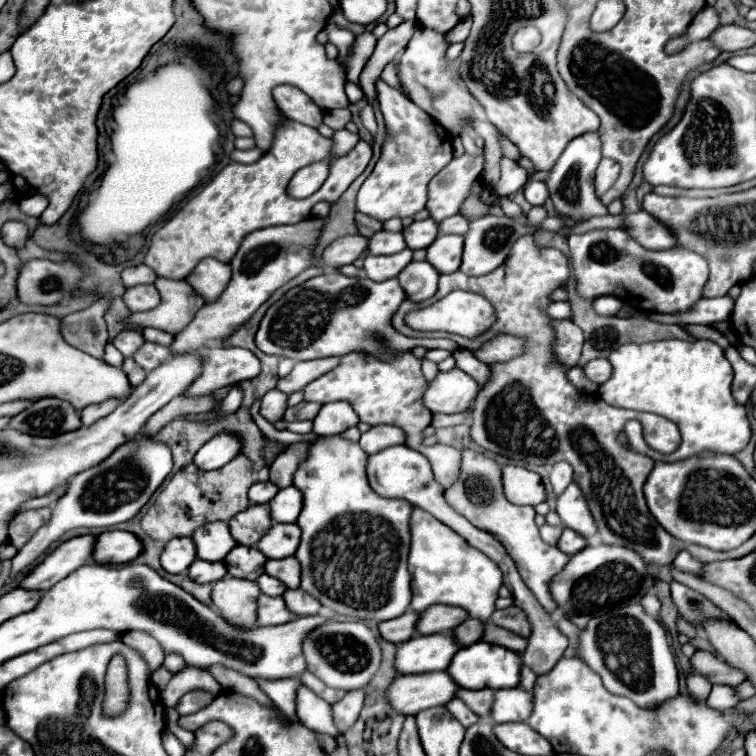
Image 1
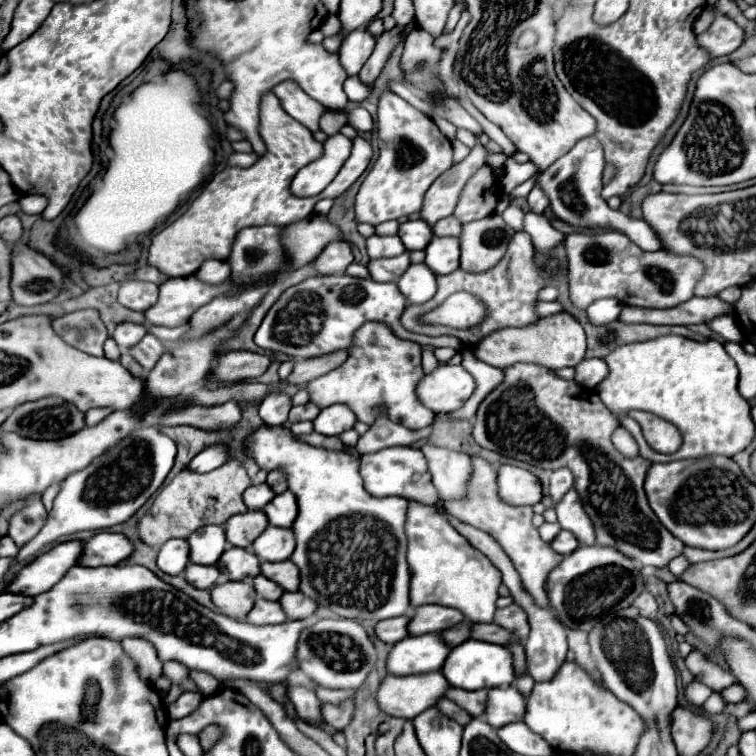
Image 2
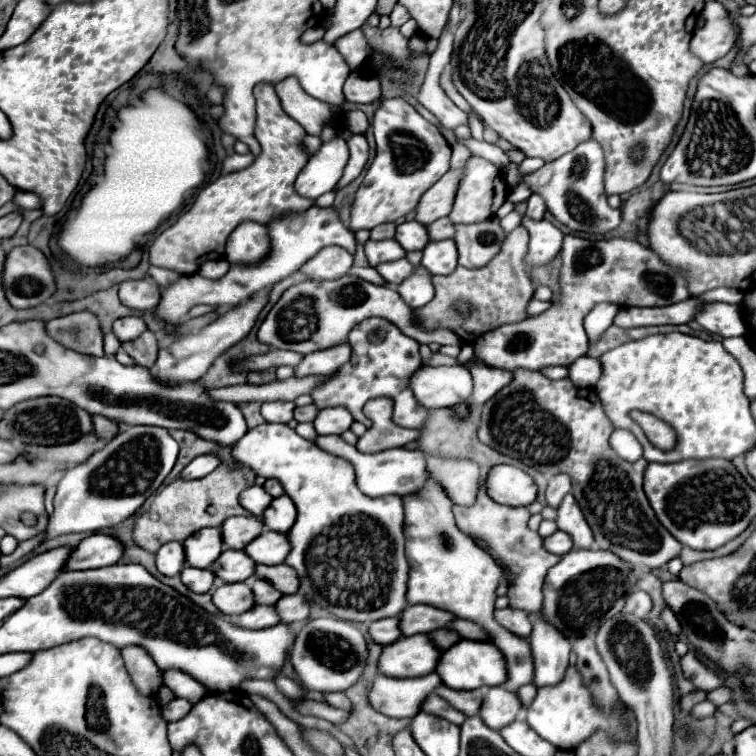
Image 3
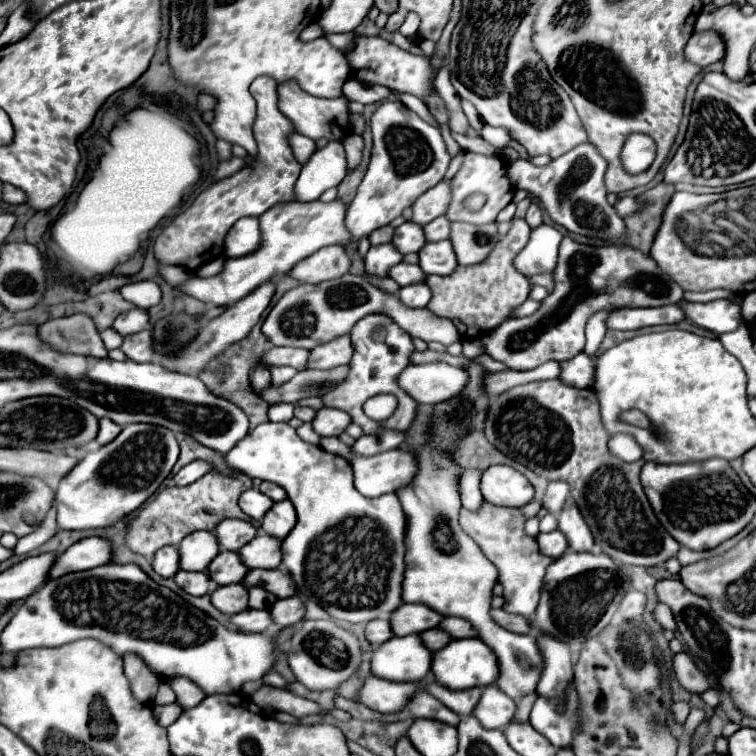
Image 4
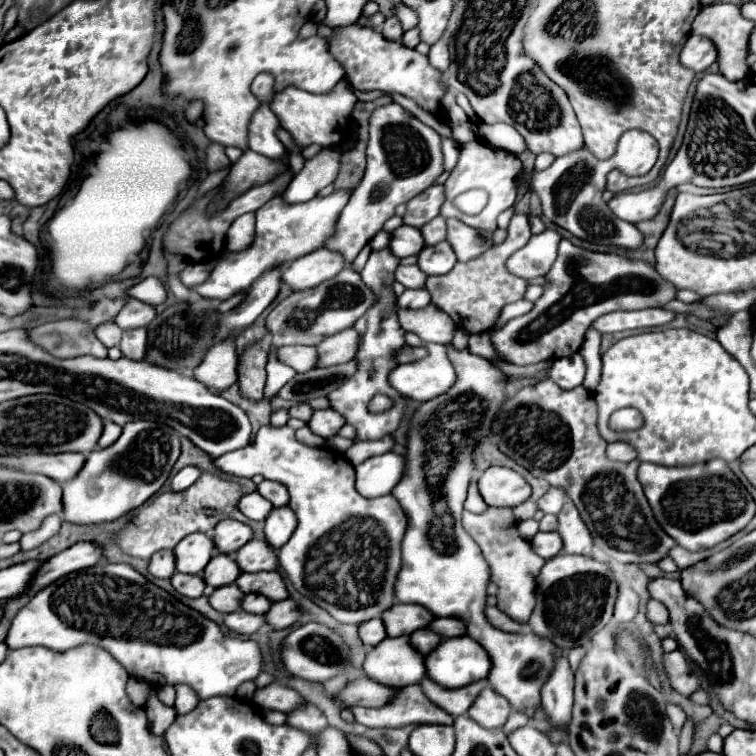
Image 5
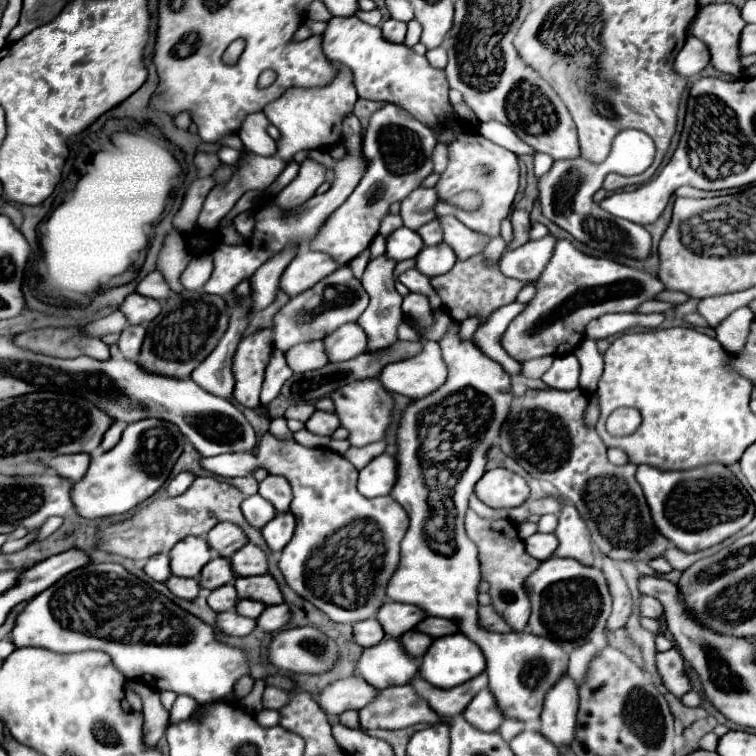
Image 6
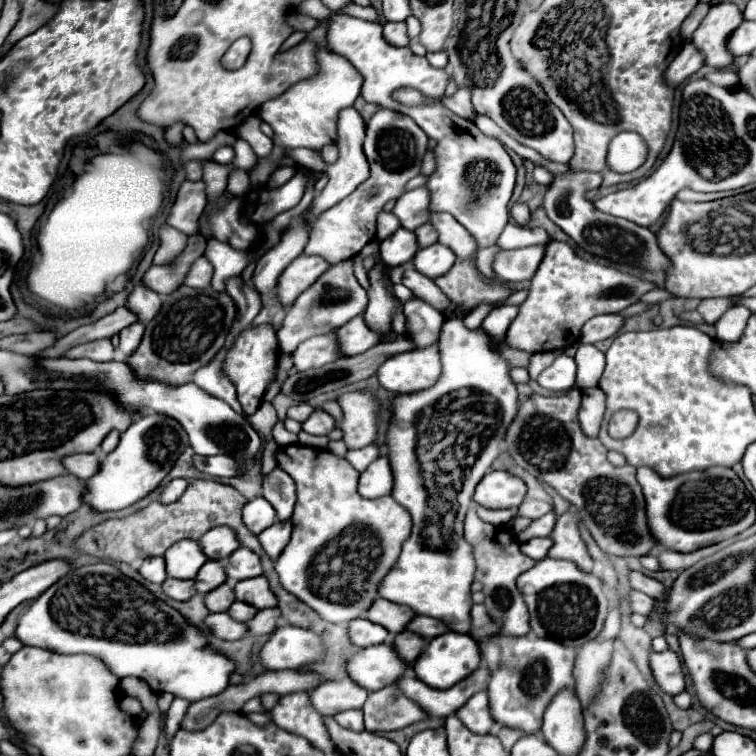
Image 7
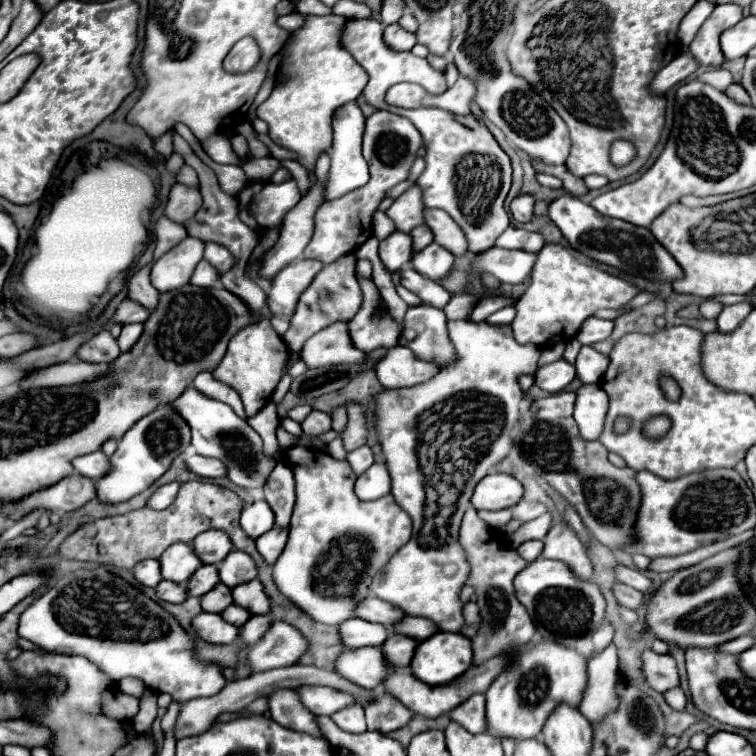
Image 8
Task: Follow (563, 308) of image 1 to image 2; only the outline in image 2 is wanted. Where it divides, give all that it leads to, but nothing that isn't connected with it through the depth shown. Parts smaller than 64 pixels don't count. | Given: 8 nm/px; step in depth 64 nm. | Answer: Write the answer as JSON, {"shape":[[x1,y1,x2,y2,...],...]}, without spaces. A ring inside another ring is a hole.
{"shape":[[538,302,536,304,536,314,542,318,542,316,550,316,554,312,560,312,562,306,558,302]]}

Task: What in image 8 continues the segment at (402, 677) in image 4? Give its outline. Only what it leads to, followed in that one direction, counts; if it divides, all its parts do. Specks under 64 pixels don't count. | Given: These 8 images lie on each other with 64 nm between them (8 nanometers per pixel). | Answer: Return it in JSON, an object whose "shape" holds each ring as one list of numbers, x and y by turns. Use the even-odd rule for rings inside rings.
{"shape":[[378,646,346,650,336,660,336,672,340,676,368,690,378,688,390,670,392,668,386,664,384,654]]}

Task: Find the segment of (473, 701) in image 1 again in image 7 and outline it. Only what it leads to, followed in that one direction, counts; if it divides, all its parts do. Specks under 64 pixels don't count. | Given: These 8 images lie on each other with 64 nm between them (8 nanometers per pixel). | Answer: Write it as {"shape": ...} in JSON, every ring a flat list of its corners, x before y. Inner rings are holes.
{"shape":[[482,660,480,666,476,668,476,672,472,672,470,676,466,676,464,680,460,680,458,684,454,684,452,688,446,688,446,690,430,688,428,684,418,680,414,674,404,674,396,686,400,692,404,692,408,696,408,700,418,704,428,716,446,718,446,716,454,714,460,706,464,706,470,696,486,690,488,680,490,680,490,668]]}

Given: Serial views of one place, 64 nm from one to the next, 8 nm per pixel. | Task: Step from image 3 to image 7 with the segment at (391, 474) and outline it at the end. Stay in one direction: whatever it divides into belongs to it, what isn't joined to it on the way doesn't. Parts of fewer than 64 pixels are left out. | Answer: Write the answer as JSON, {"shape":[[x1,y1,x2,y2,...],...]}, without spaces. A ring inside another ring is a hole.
{"shape":[[378,458,374,460,362,474,360,474,360,482,358,482,358,494,362,498,380,498,392,492,392,484,390,484,390,462,388,458]]}

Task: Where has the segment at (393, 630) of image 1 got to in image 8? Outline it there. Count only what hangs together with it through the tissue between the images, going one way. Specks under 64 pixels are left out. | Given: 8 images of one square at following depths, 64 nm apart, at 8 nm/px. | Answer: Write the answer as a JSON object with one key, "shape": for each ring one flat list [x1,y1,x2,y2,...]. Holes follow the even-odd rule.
{"shape":[[350,618,340,624,342,644,346,648,364,648,364,646,380,646,388,638,388,630,382,624,374,624,360,618]]}

